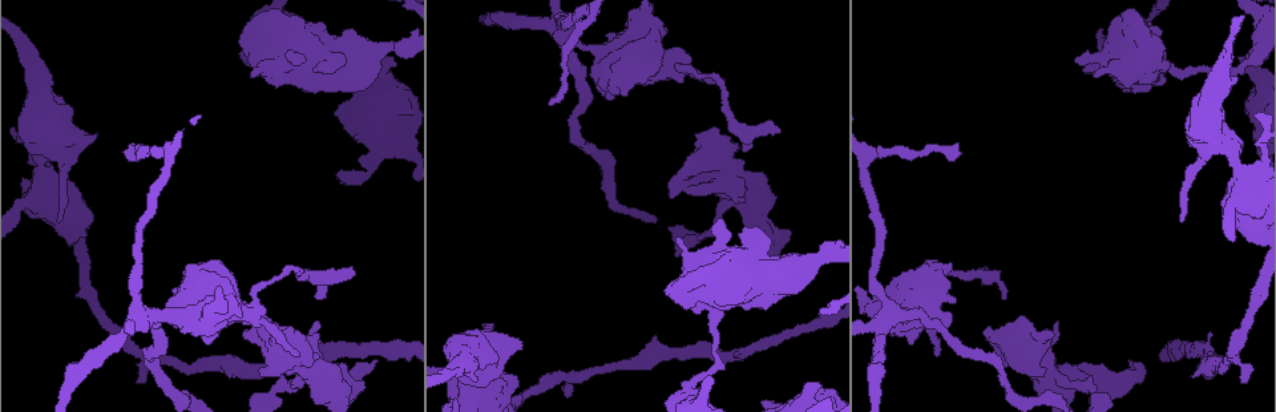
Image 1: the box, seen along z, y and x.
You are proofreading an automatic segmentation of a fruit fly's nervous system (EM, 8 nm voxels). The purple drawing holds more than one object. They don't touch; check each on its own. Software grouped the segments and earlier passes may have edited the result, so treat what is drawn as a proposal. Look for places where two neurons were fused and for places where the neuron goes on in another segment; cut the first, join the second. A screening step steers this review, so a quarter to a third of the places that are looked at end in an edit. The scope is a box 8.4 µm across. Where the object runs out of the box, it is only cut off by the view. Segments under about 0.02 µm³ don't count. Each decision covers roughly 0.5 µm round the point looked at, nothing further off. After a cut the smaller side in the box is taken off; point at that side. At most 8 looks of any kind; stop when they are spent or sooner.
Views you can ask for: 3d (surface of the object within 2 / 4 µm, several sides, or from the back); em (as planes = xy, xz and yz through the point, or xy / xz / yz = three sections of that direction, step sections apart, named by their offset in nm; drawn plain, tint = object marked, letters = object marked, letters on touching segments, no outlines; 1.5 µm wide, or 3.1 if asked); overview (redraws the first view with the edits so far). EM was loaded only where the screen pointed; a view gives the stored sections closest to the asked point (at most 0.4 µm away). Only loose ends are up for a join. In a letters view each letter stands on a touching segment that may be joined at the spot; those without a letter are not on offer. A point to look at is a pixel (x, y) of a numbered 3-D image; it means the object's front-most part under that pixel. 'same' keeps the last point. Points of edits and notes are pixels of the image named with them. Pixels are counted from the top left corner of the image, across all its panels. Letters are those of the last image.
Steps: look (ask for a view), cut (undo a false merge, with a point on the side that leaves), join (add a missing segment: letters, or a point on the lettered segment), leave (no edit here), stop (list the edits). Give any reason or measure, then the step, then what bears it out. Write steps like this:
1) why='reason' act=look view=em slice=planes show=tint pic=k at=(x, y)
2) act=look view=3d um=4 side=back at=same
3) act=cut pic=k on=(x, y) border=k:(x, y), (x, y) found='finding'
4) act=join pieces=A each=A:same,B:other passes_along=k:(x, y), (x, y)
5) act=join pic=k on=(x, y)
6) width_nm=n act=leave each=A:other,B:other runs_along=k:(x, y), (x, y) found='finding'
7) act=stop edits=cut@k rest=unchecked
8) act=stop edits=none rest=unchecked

why='thin neck' act=look view=em slice=planes show=tint pic=1 at=(698, 235)

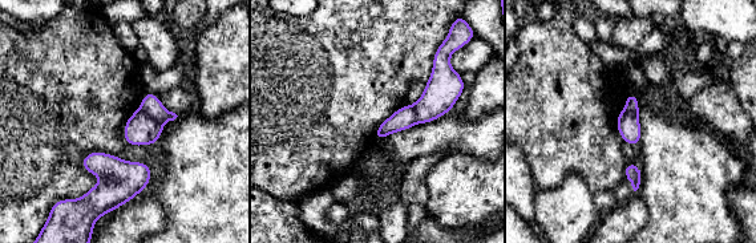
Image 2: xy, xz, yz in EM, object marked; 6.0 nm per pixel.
why='see the neighbours' act=look view=em slice=planes show=letters at=same

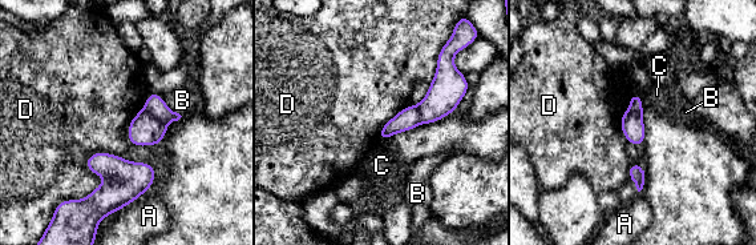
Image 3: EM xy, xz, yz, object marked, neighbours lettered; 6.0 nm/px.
act=cut pic=3 on=(154, 104) each=A:other,B:other,C:other,D:other border=3:(144, 108), (165, 124) found='a second neuron is stuck on'

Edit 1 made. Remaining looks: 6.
why='redraw' act=look view=overview

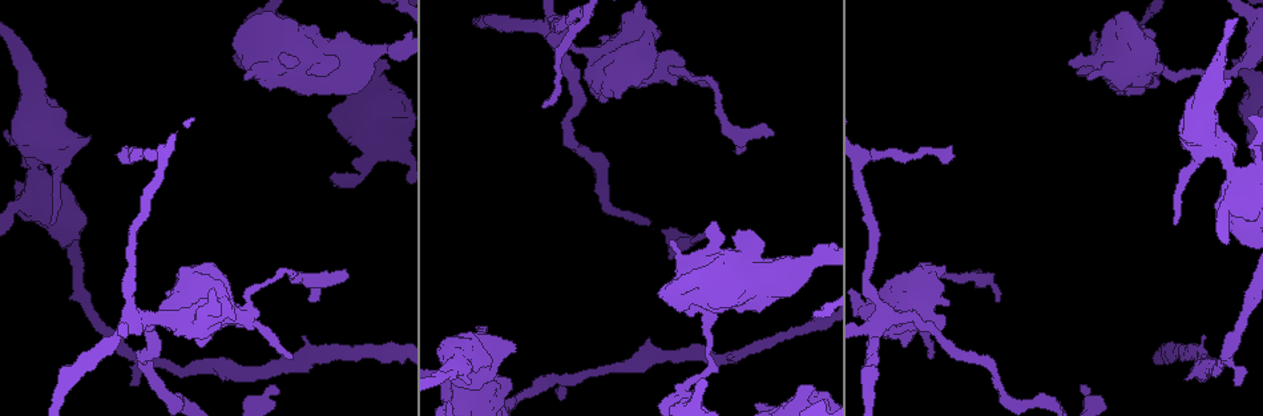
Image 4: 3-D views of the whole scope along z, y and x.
why='free end' act=look view=em slice=planes show=letters pic=4 at=(390, 67)

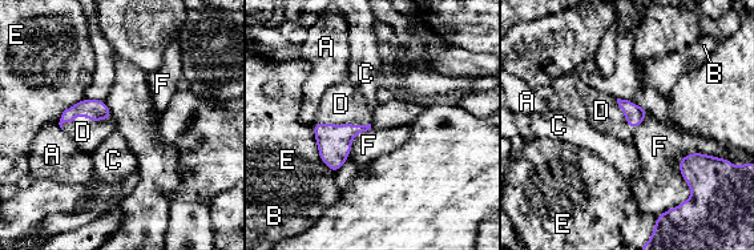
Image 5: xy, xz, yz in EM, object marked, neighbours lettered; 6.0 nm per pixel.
act=join pic=5 on=(87, 134) each=A:other,B:other,C:other,D:same,E:other,F:other passes_along=5:(95, 111), (85, 116), (87, 134) found='the neuron continues'

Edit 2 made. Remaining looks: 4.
why='sharp bend' act=look view=em slice=xy step=4 show=tint pic=4 at=(1243, 59)

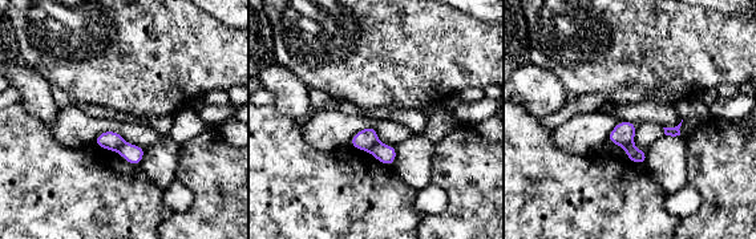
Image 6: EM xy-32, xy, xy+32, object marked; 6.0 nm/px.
act=look view=em slice=planes show=letters at=same

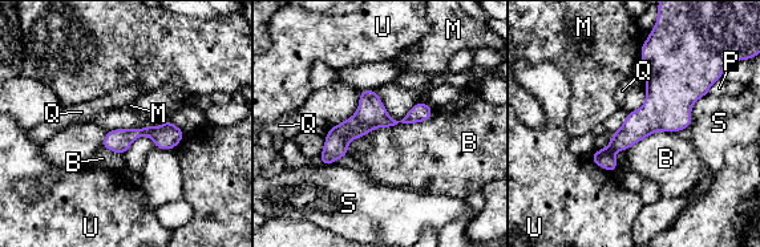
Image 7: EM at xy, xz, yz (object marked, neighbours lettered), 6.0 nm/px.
act=cut pic=7 on=(635, 128) each=B:other,M:other,P:other,Q:other,S:other,U:other found='two neurons meet here'

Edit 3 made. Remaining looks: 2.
act=stop edits=cut@3,join@5,cut@7 rest=unchecked

